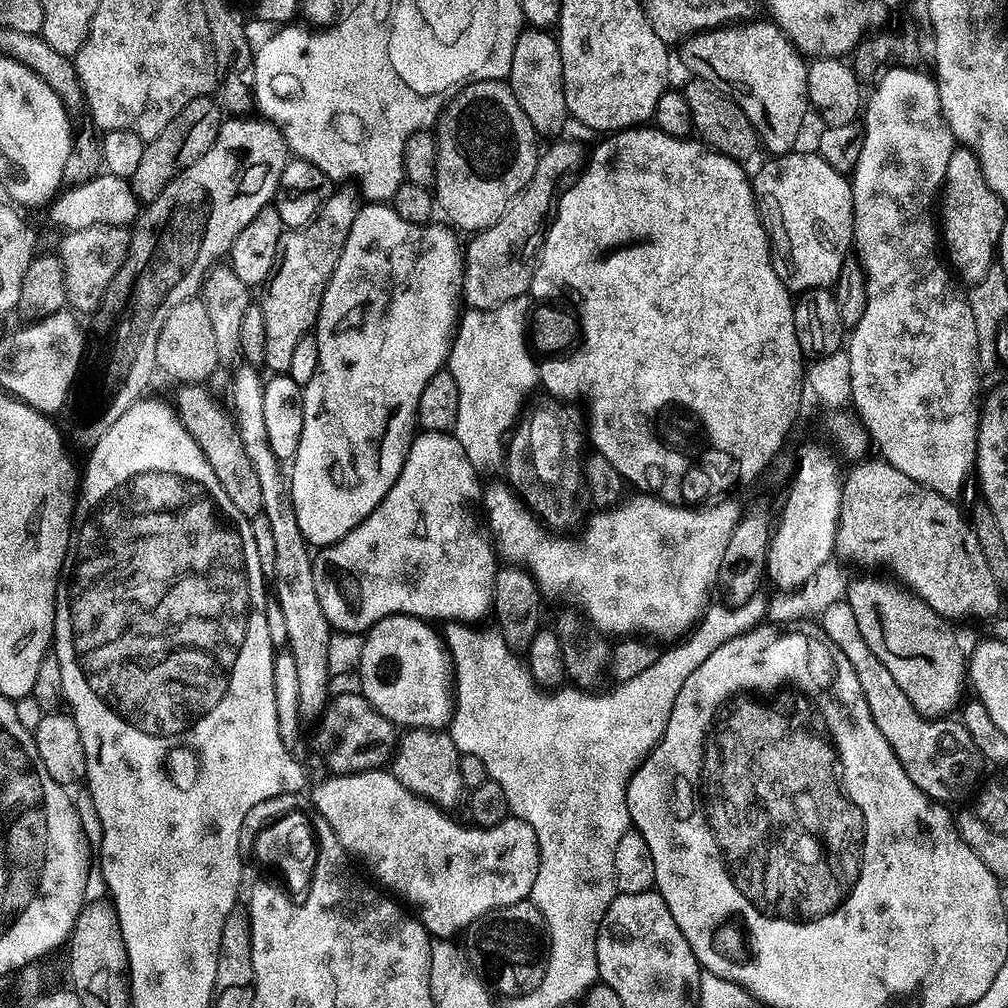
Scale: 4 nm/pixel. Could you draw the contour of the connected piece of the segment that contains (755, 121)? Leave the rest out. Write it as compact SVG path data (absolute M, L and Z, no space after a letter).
M752 23L697 33L683 41L680 56L695 79L718 86L740 107L742 114L750 118L759 143L763 147L765 144L772 156L783 156L797 147L796 139L808 112L810 116L808 64L776 23Z

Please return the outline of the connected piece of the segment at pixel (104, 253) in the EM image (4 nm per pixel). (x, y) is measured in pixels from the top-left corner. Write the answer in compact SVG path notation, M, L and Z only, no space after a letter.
M95 224L69 232L63 238L65 240L61 242L58 250L66 270L68 304L77 313L95 313L104 301L109 288L112 287L114 274L118 274L124 259L128 257L129 229L119 224Z

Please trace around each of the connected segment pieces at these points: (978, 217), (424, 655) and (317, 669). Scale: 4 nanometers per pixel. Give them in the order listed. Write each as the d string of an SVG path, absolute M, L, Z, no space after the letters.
M958 146L950 154L938 216L942 221L942 244L955 275L965 285L983 285L998 256L996 247L1002 234L1002 222L1006 219L1006 206L1002 198L990 190L980 157L970 148Z
M393 614L376 621L363 637L364 645L362 646L362 654L358 661L358 673L360 672L360 685L358 685L359 691L371 702L374 706L374 710L378 710L382 713L387 720L392 721L393 725L400 727L401 724L401 729L404 730L410 728L434 728L440 730L452 719L454 711L454 669L450 659L450 653L442 639L441 633L439 631L435 632L432 628L435 627L433 627L429 621L419 620L417 616Z
M244 362L244 365L232 376L231 411L242 446L250 458L254 471L258 474L259 489L262 494L263 519L268 519L268 528L272 531L272 556L276 559L276 598L278 608L286 622L287 643L296 655L296 668L300 671L300 712L304 716L319 717L329 699L328 680L328 643L334 634L329 613L324 613L324 604L320 601L320 592L314 567L314 556L310 545L304 539L302 530L298 530L298 518L290 495L290 480L282 469L282 461L274 454L270 446L270 434L267 433L266 416L266 380L260 377L259 367Z

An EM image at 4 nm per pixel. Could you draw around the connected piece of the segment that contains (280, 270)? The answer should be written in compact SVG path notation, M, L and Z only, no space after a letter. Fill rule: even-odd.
M337 191L324 205L317 219L321 230L291 231L282 242L276 273L271 277L268 296L262 302L266 318L267 344L263 363L274 374L284 374L290 369L298 342L311 335L320 316L321 300L324 297L328 279L336 269L340 257L339 248L348 234L358 211L355 191ZM277 275L277 276L276 276ZM276 276L276 277L275 277Z

